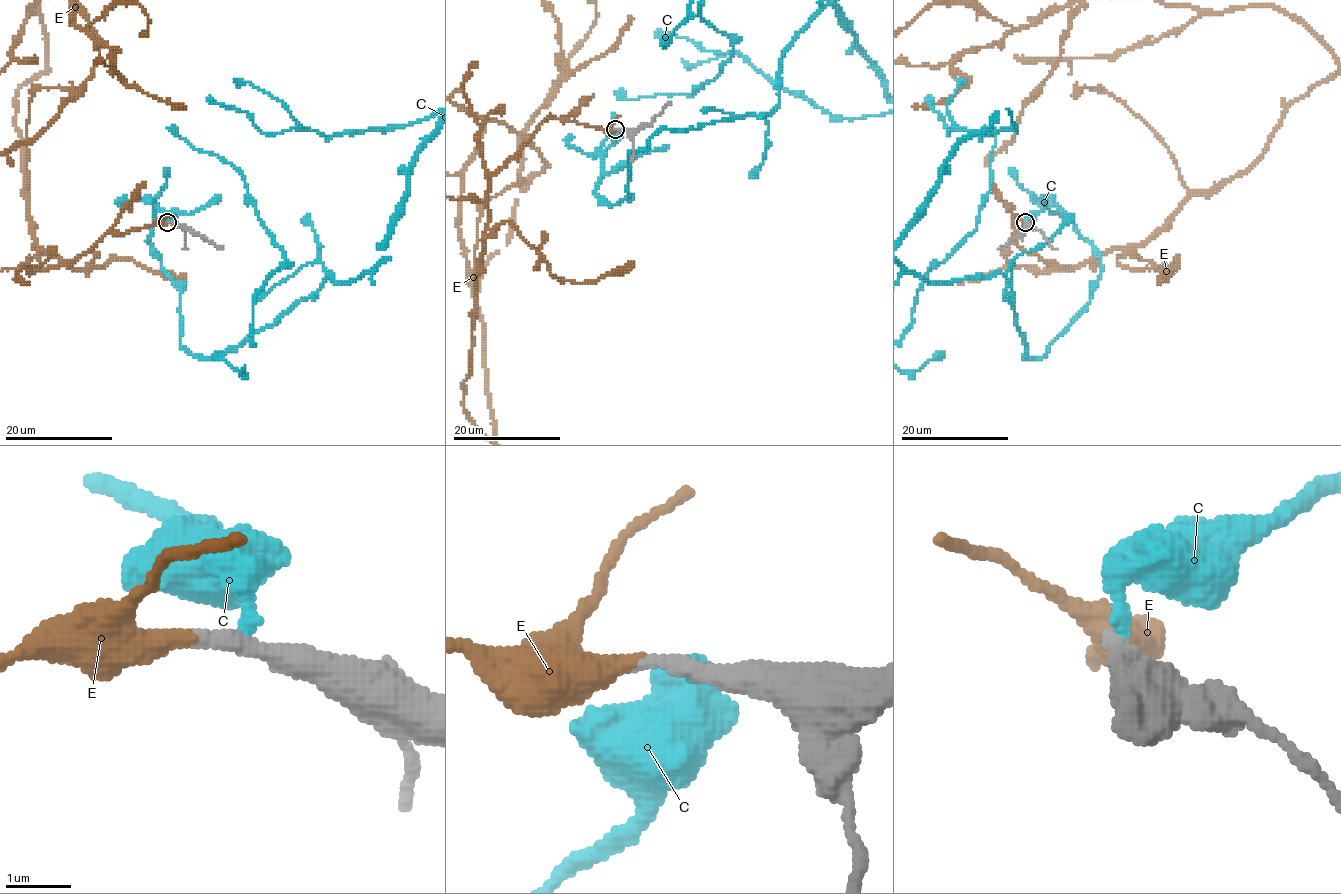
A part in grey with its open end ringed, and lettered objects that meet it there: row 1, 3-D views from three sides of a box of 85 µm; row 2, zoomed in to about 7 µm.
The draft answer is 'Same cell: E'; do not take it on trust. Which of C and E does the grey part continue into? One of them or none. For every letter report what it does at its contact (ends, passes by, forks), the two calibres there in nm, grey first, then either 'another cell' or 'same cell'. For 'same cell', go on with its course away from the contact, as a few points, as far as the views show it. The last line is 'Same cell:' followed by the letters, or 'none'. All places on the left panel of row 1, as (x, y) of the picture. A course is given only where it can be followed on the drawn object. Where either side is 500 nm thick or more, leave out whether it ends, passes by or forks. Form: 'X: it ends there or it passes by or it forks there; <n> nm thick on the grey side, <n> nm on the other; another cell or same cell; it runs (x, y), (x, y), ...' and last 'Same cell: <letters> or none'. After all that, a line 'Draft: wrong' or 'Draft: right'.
C: it ends there; 440 nm thick on the grey side, 240 nm on the other; another cell
E: it ends there; 280 nm thick on the grey side, 400 nm on the other; same cell
Same cell: E
Draft: right

